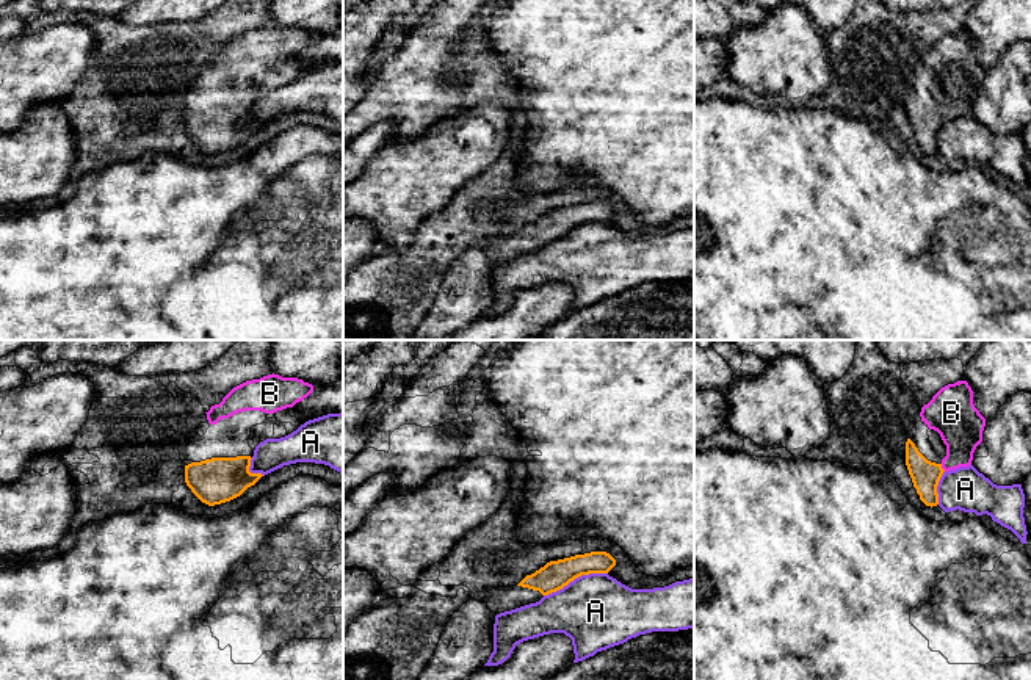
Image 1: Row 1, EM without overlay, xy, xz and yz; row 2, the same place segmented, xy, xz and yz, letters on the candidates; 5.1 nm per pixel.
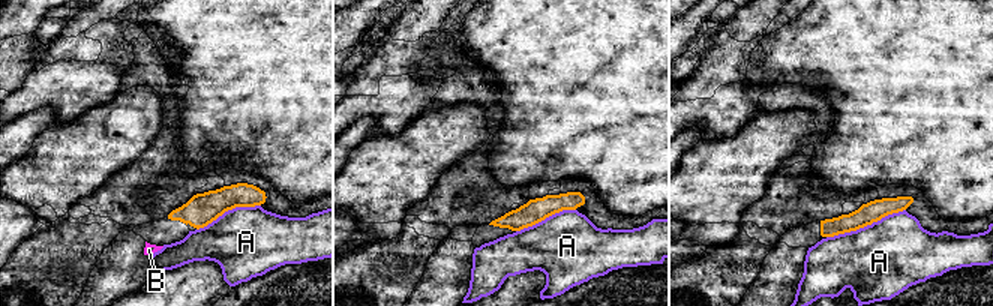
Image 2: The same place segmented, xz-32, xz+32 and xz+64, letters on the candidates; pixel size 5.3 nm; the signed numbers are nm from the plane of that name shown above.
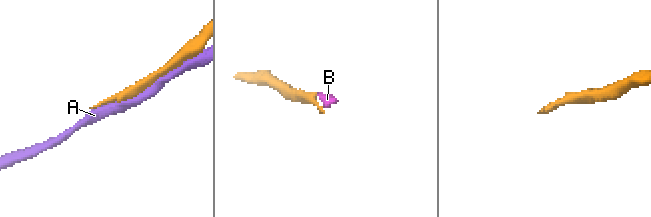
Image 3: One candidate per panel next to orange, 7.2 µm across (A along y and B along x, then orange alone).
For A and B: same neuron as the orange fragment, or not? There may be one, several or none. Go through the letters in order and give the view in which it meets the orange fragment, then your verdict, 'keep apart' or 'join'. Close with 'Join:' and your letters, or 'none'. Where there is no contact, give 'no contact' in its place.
A: contact in xz; keep apart
B: contact in yz; join
Join: B

